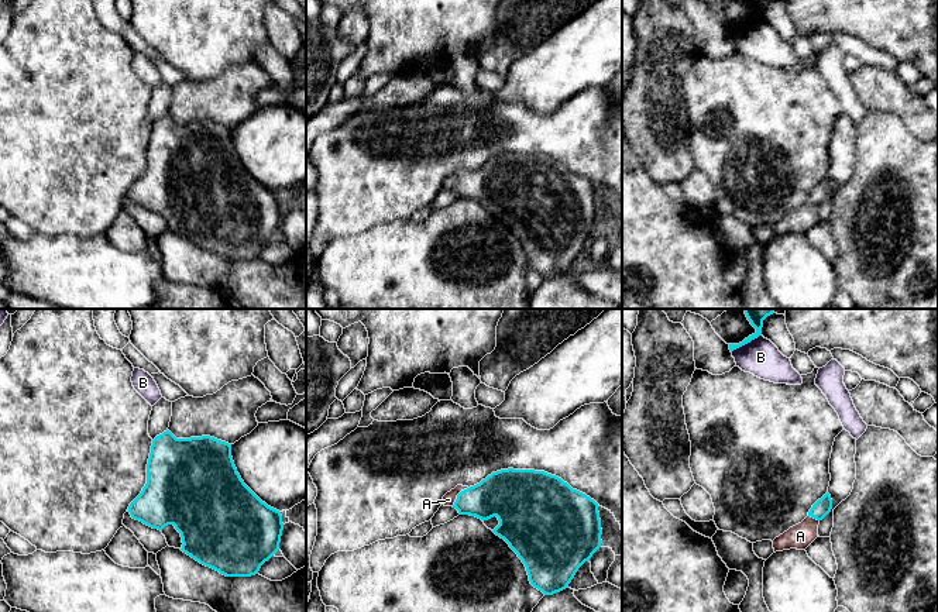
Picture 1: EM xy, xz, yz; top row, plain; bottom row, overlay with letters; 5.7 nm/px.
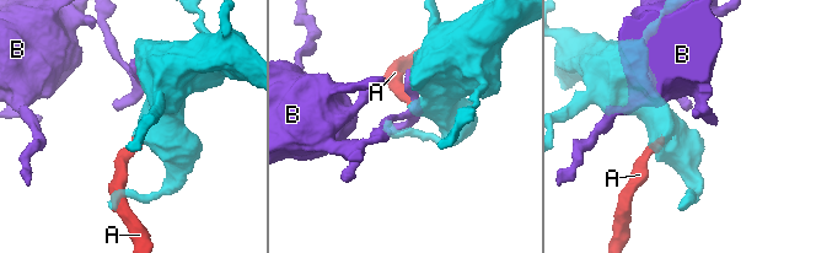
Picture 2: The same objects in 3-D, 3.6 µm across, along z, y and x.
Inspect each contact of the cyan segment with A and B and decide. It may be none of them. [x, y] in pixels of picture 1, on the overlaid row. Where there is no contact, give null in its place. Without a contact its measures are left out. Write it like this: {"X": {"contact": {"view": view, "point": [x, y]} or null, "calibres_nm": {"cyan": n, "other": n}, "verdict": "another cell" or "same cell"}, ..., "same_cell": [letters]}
{"A": {"contact": {"view": "xz", "point": [457, 495]}, "calibres_nm": {"cyan": 260, "other": 70}, "verdict": "same cell"}, "B": {"contact": {"view": "yz", "point": [745, 343]}, "calibres_nm": {"cyan": 140, "other": 220}, "verdict": "another cell"}, "same_cell": ["A"]}

